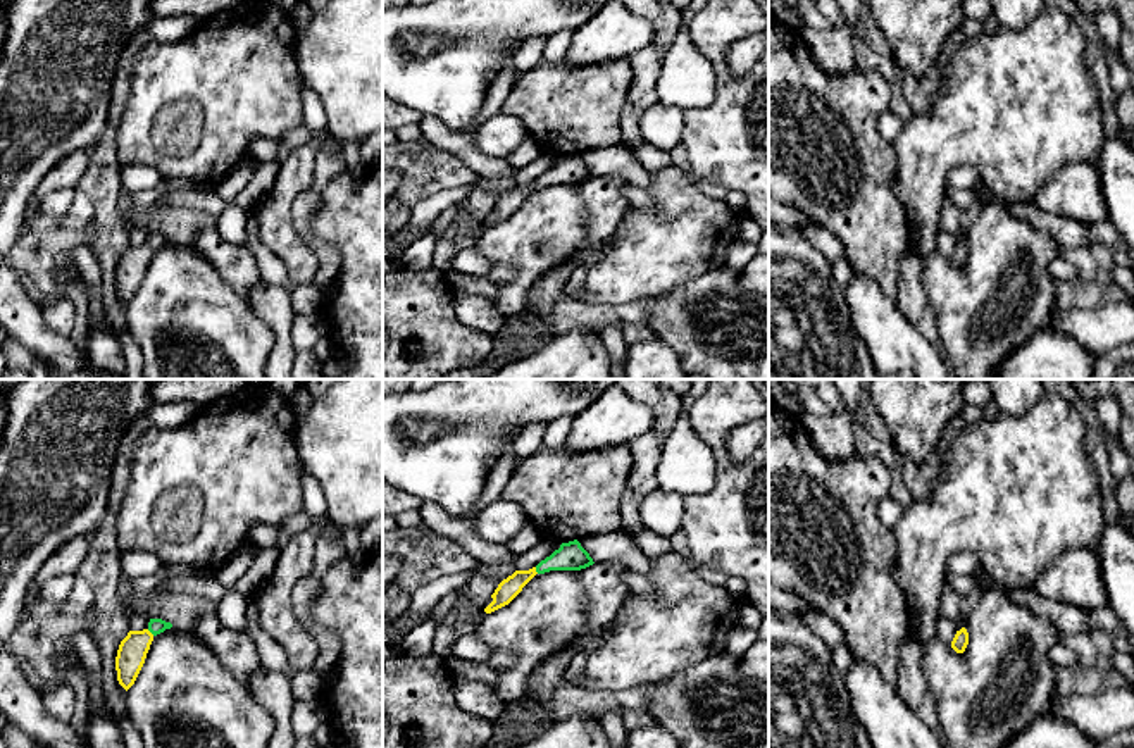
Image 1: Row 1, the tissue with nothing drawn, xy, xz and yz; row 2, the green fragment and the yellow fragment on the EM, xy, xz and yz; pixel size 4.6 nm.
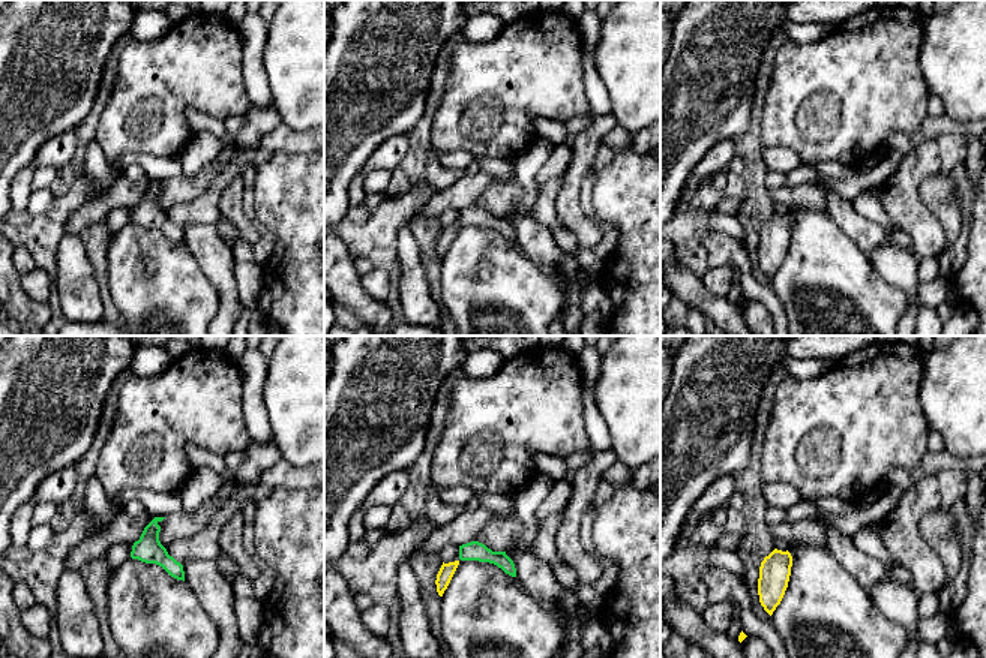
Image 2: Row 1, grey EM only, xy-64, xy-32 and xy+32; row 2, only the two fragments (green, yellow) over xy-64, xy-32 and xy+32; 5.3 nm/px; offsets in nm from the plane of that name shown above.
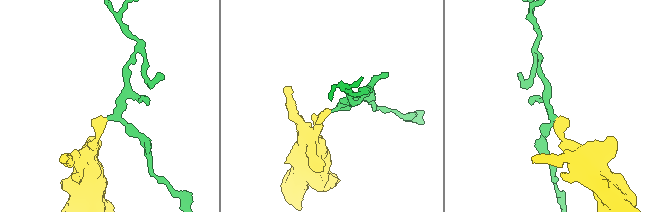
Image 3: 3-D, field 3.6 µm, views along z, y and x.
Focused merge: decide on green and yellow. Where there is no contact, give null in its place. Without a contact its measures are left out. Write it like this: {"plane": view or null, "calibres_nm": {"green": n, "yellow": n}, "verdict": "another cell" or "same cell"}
{"plane": "xy", "calibres_nm": {"green": 80, "yellow": 140}, "verdict": "same cell"}

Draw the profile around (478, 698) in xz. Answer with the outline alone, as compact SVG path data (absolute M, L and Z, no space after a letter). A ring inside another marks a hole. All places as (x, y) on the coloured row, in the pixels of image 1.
M476 681L457 683L455 700L464 712L491 722L503 714L507 705L507 701L496 695L493 686Z

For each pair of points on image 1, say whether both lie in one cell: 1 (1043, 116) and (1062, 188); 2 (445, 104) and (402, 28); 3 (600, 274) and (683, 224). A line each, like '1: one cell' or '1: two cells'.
1: two cells
2: one cell
3: one cell

